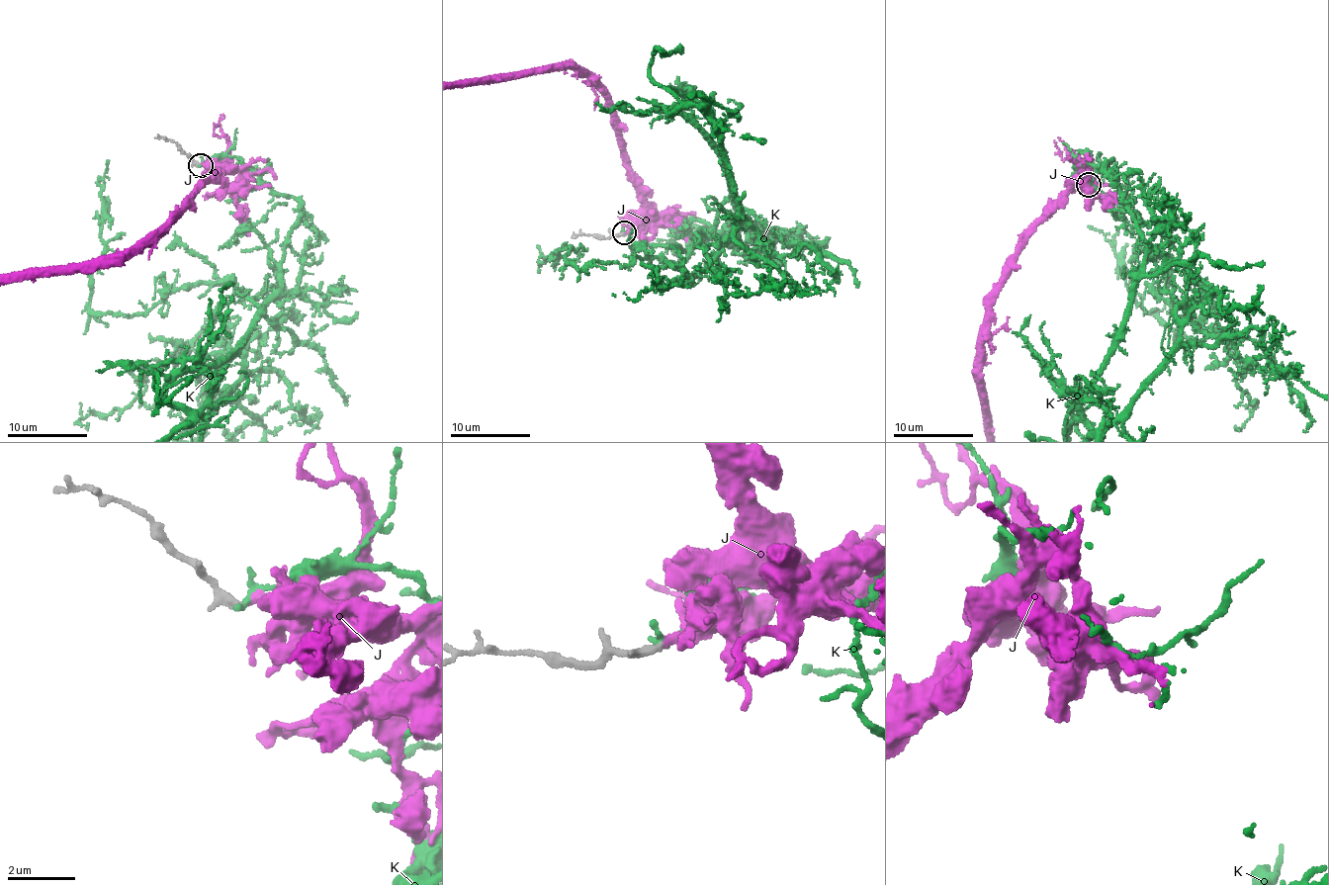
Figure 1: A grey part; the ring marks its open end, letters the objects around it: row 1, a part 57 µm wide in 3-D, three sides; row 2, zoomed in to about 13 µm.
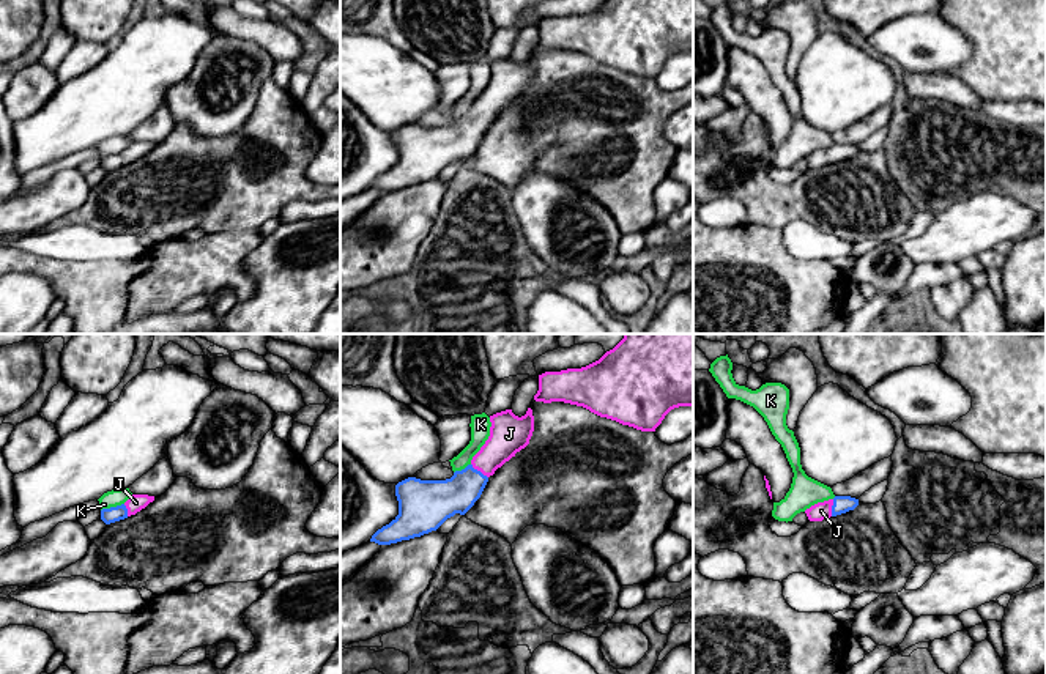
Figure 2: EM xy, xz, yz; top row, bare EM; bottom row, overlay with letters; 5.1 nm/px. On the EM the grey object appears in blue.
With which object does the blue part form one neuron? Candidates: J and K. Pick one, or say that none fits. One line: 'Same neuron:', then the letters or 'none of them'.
Same neuron: J

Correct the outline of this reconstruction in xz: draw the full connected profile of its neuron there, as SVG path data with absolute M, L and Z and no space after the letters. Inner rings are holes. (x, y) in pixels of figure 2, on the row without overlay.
M512 57L490 63L490 83L471 110L446 128L408 124L395 132L399 162L378 176L370 189L391 192L436 178L455 161L465 162L480 145L488 124L529 91L532 57L518 65Z

